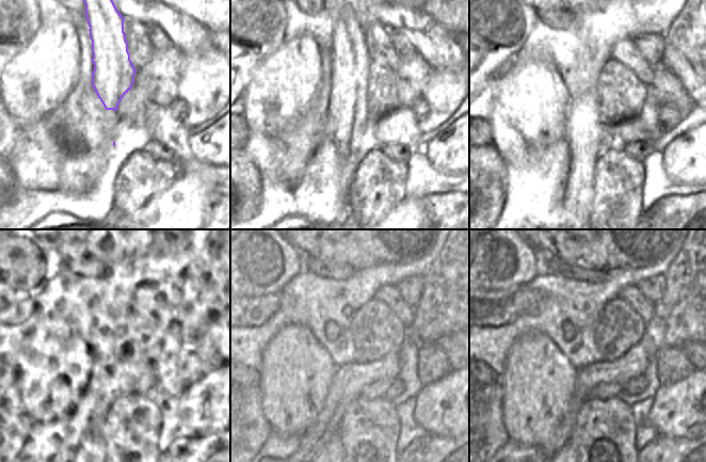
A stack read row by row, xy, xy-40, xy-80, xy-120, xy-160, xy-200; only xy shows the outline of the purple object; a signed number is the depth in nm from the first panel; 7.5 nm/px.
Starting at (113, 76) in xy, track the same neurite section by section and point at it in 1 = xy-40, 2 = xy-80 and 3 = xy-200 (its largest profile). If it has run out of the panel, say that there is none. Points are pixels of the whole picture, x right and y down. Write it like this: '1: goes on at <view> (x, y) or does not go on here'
1: goes on at xy-40 (348, 116)
2: goes on at xy-80 (583, 120)
3: goes on at xy-200 (568, 446)

